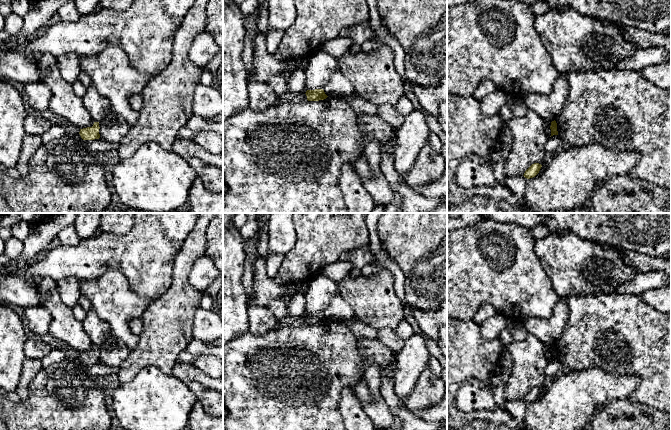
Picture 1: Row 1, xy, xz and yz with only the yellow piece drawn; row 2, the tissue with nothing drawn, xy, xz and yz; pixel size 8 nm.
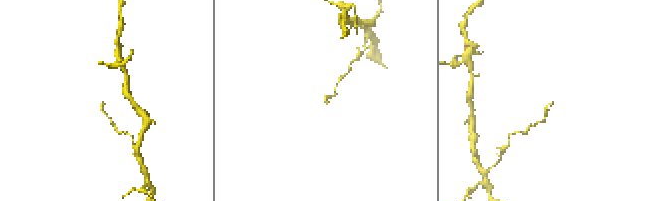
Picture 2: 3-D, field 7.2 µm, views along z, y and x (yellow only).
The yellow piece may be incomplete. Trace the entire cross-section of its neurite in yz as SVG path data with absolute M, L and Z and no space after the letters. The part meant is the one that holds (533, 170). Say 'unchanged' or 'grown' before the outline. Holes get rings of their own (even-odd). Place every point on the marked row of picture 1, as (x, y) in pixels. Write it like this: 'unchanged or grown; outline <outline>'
unchanged; outline M534 163L525 171L523 176L527 179L533 178L539 173L541 167L541 164Z

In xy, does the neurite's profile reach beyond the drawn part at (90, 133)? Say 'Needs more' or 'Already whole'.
Already whole

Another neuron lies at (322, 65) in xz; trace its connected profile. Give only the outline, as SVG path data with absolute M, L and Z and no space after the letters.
M324 51L316 52L305 69L305 88L307 90L323 89L330 81L338 66L338 59Z

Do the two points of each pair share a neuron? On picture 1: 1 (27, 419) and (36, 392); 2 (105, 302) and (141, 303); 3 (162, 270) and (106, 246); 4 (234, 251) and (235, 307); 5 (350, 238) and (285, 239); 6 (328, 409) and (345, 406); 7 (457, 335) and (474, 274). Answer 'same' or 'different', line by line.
1: same
2: same
3: same
4: same
5: different
6: different
7: different

